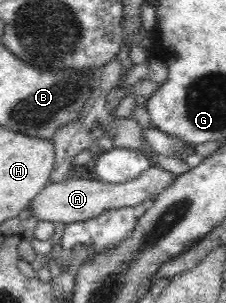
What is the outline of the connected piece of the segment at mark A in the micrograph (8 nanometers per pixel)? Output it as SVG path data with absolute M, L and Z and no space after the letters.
M158 166L149 167L139 177L121 184L109 184L82 178L69 178L50 184L41 190L27 207L39 221L51 223L63 222L65 225L79 221L94 220L104 212L122 208L139 208L146 206L163 190L170 187L176 175Z

